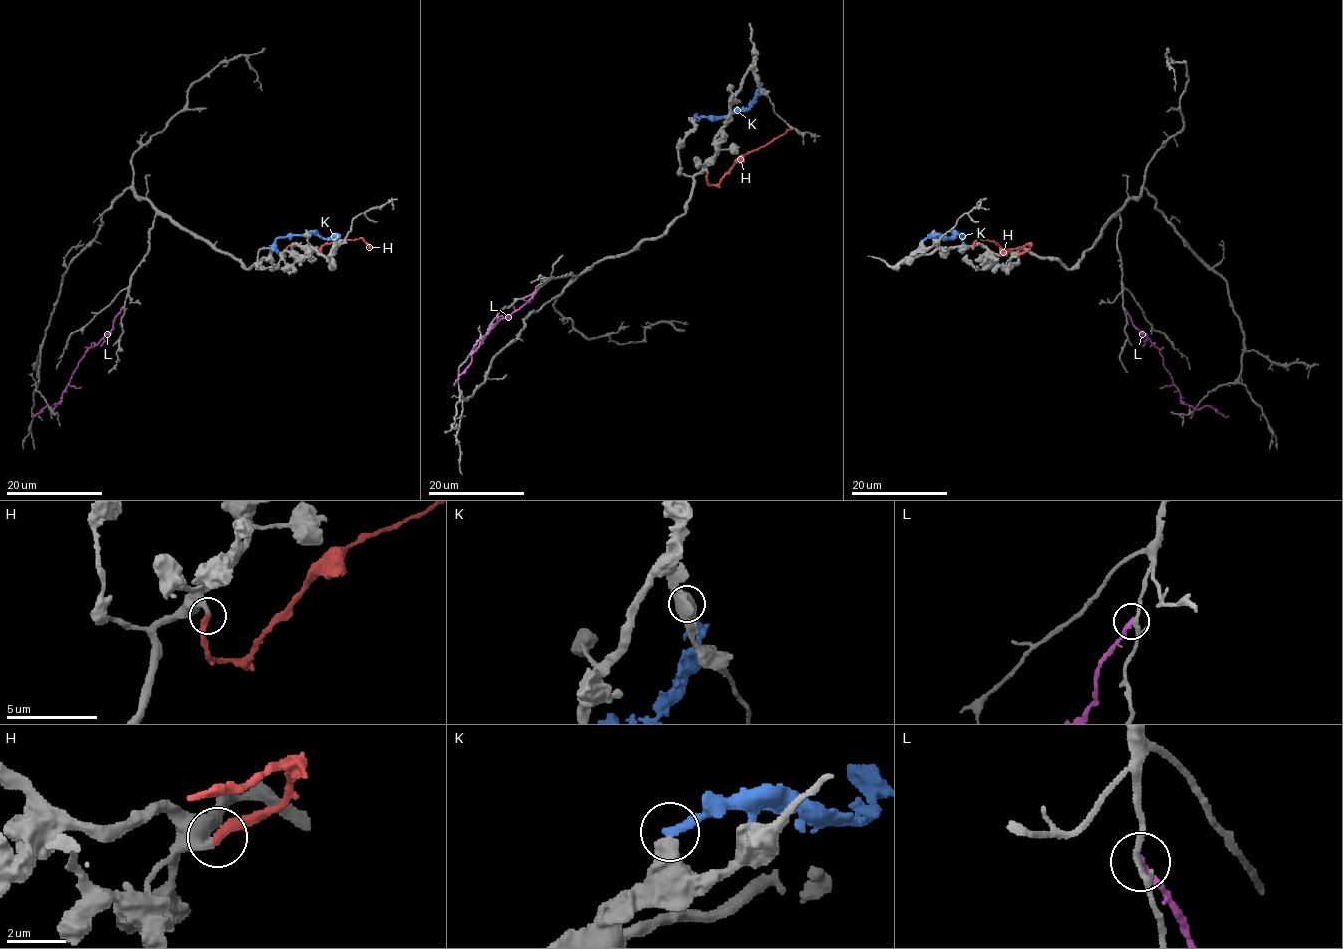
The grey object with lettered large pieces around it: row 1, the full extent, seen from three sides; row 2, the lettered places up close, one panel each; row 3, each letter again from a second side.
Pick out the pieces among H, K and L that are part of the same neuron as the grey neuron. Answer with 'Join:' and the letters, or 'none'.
Join: H

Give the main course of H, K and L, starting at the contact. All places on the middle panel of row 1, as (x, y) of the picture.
H: (708, 173), (707, 181), (716, 184), (743, 157), (794, 128)
K: (757, 78), (757, 96), (746, 107), (722, 116), (699, 119)
L: (545, 278), (519, 308), (501, 318), (484, 336), (471, 355), (470, 365), (454, 384)

